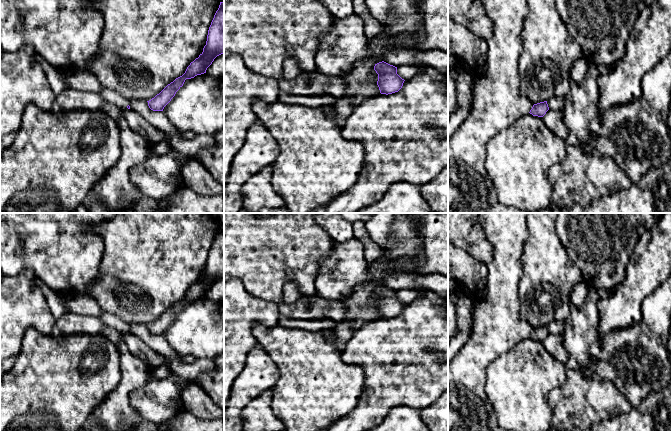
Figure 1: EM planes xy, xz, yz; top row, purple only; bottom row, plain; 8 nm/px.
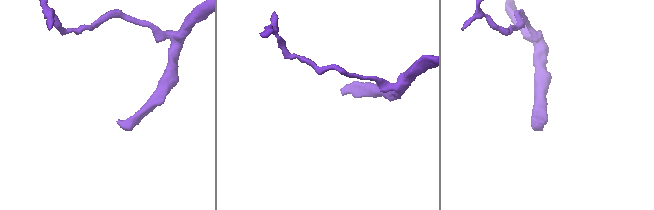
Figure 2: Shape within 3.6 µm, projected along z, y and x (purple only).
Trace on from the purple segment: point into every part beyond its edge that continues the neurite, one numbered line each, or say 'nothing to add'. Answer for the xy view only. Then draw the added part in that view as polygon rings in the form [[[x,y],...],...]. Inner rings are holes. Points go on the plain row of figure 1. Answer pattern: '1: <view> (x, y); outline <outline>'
1: xy (70, 323); outline [[[67,312],[56,320],[55,330],[61,334],[83,332],[94,335],[100,334],[104,327],[110,327],[119,332],[127,332],[129,323],[111,313],[104,313],[99,317],[93,317]]]

